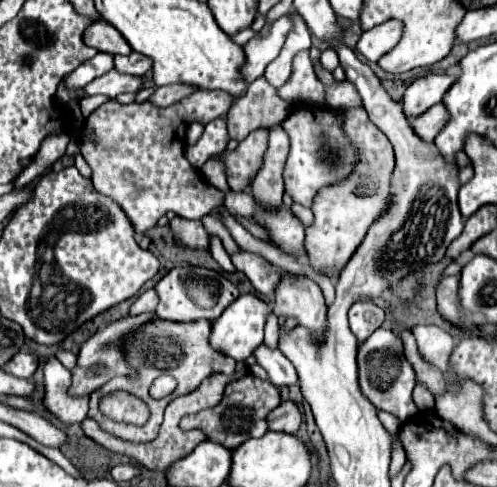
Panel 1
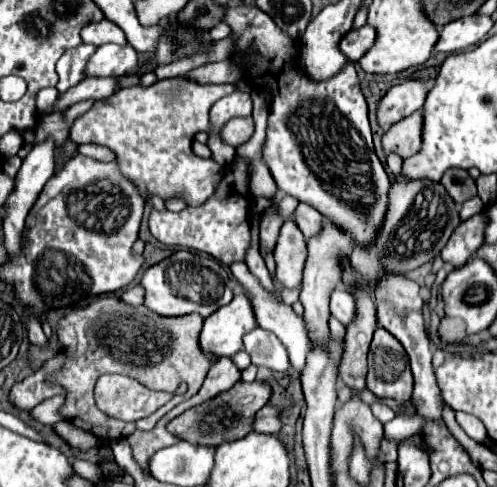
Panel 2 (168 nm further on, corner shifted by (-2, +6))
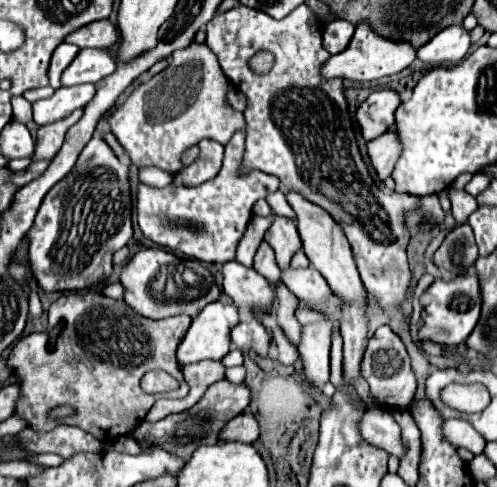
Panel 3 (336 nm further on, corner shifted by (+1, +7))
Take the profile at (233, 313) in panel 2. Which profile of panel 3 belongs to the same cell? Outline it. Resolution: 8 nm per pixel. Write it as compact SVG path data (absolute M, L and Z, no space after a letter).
M211 302L193 318L187 334L177 346L177 362L181 366L201 360L221 360L231 346L229 332L237 324L239 312L233 304Z

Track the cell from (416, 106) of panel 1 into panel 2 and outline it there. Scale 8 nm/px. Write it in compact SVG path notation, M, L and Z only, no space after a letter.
M408 79L396 87L392 87L378 105L378 123L380 127L388 127L398 123L400 119L412 115L414 111L422 109L428 87L424 79Z

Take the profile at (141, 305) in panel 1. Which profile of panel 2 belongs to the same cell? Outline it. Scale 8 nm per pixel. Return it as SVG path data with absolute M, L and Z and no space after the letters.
M134 285L134 287L126 289L120 299L130 305L140 305L140 303L144 303L144 289L140 285Z

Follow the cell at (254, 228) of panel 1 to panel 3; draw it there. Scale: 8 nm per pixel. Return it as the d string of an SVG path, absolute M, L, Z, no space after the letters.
M275 216L273 224L265 232L265 242L275 250L277 264L281 268L289 266L291 256L301 248L301 240L299 240L295 222L291 218L283 218L283 216Z

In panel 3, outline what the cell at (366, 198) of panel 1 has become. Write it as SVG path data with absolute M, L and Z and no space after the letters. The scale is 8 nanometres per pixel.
M325 316L323 322L315 322L303 328L303 338L299 344L303 372L307 380L323 388L329 382L329 346L331 346L331 318Z

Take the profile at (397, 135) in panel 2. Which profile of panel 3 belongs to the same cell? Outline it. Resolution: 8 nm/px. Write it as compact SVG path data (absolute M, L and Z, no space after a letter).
M387 130L377 140L367 142L367 154L369 154L369 160L371 160L379 180L385 182L385 178L391 176L393 166L401 154L401 142L393 134L393 130Z

